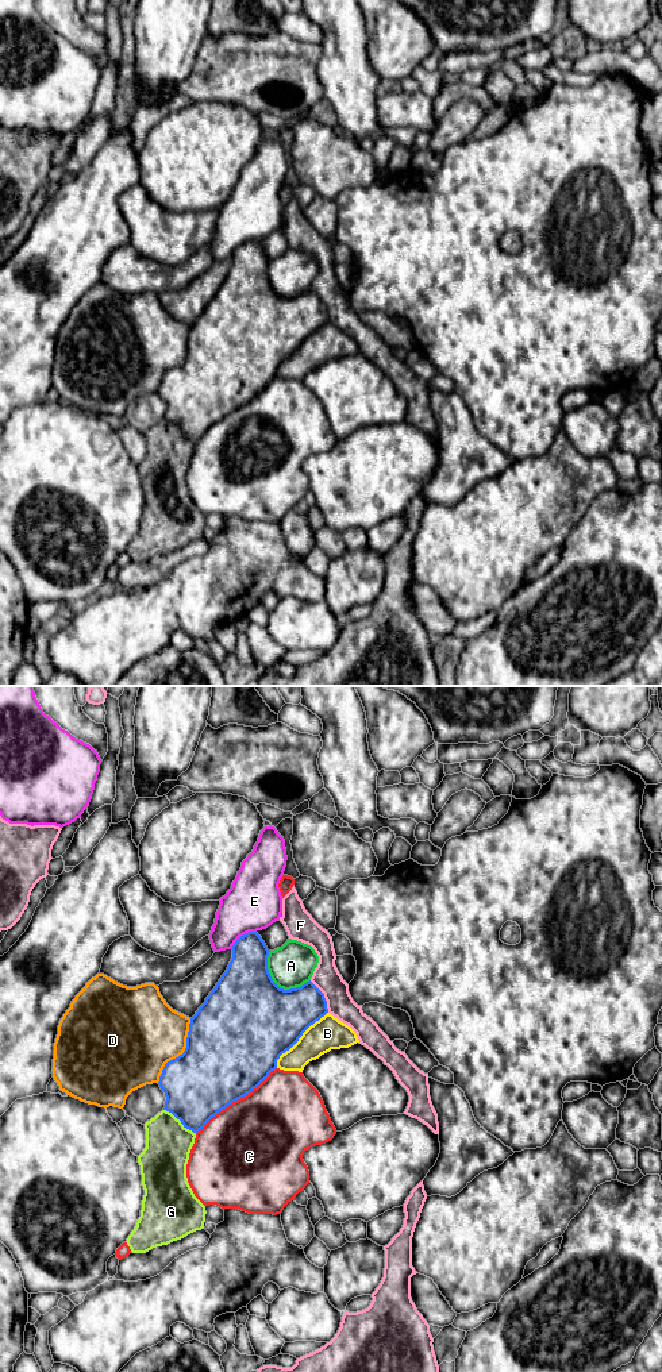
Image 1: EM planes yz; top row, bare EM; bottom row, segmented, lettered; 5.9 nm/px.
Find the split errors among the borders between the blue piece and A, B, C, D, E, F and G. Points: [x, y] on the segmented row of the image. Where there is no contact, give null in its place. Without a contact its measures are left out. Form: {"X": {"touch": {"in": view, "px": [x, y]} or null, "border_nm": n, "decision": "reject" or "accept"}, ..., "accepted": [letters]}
{"A": {"touch": {"in": "yz", "px": [276, 985]}, "border_nm": 300, "decision": "reject"}, "B": {"touch": {"in": "yz", "px": [299, 1037]}, "border_nm": 460, "decision": "accept"}, "C": {"touch": {"in": "yz", "px": [235, 1099]}, "border_nm": 600, "decision": "reject"}, "D": {"touch": {"in": "yz", "px": [183, 1053]}, "border_nm": 440, "decision": "reject"}, "E": {"touch": {"in": "yz", "px": [243, 935]}, "border_nm": 190, "decision": "reject"}, "F": {"touch": {"in": "yz", "px": [323, 997]}, "border_nm": 220, "decision": "reject"}, "G": {"touch": {"in": "yz", "px": [180, 1120]}, "border_nm": 240, "decision": "reject"}, "accepted": ["B"]}

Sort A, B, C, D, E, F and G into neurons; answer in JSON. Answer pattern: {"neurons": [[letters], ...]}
{"neurons": [["A"], ["B"], ["C"], ["D"], ["E"], ["F"], ["G"]]}

